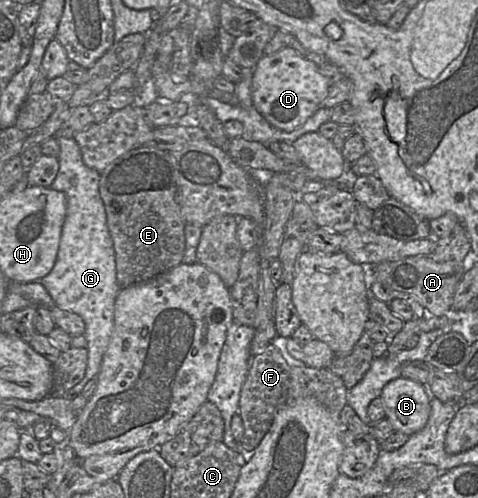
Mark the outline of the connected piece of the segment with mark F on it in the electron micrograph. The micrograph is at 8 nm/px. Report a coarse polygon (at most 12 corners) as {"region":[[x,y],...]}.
{"region":[[269,343],[253,356],[238,414],[253,452],[276,413],[313,397],[340,418],[348,389]]}

